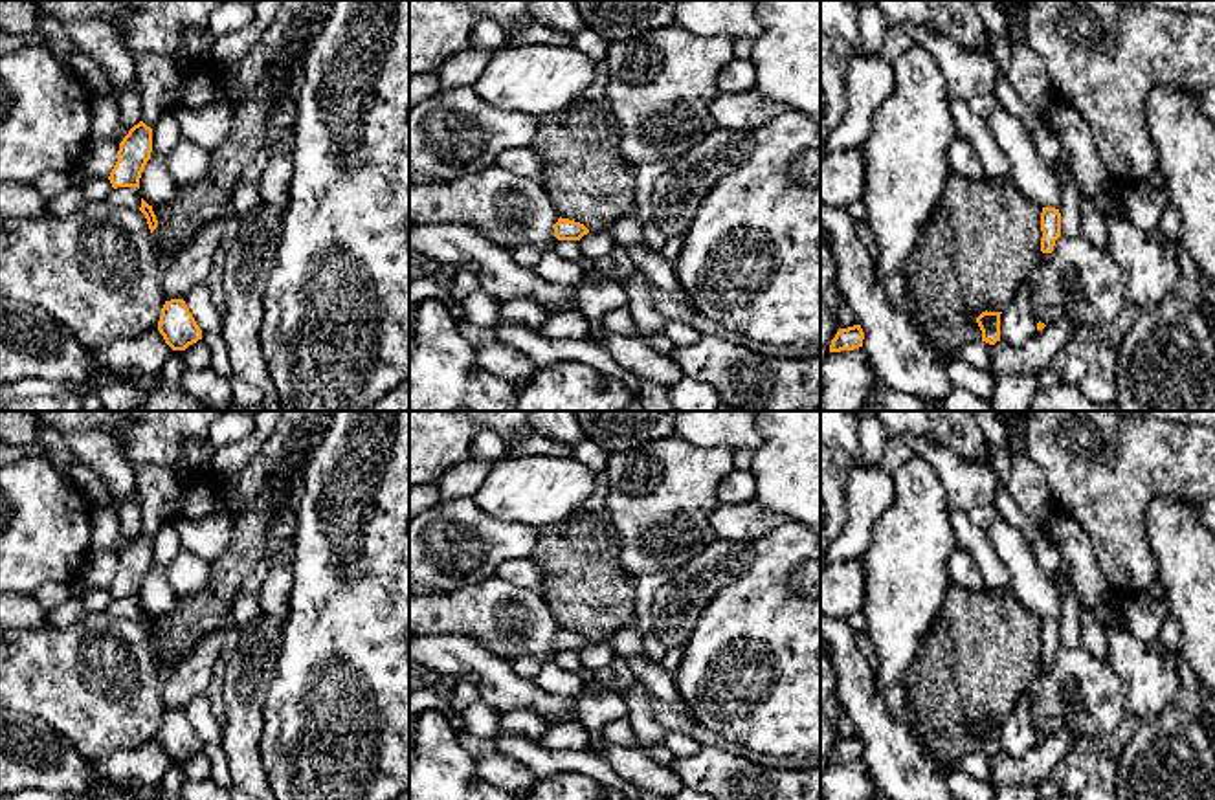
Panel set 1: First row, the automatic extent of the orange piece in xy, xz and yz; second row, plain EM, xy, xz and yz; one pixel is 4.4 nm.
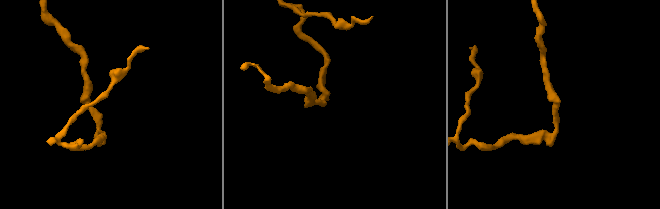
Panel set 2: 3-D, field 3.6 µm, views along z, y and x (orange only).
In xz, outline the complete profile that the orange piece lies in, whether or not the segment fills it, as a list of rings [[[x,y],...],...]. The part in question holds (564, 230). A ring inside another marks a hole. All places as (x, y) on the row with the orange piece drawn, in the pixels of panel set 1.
[[[558,218],[558,222],[554,224],[554,237],[558,240],[580,240],[584,235],[587,235],[589,229],[574,220],[569,218]]]

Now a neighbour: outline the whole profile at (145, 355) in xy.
[[[152,328],[132,339],[117,339],[103,349],[92,349],[90,354],[110,371],[128,371],[136,376],[152,376],[162,372],[173,349],[165,343],[158,328]]]

